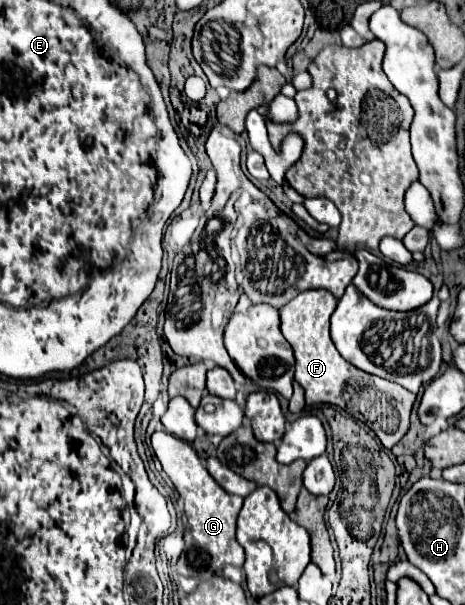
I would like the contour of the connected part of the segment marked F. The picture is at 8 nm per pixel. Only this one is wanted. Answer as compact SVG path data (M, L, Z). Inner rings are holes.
M310 289L298 293L282 311L282 333L294 349L296 355L296 375L294 379L306 391L306 405L314 403L330 403L348 413L354 419L368 423L368 427L378 435L386 449L392 449L410 427L410 411L414 407L416 395L406 391L404 387L364 373L352 367L348 361L340 359L332 339L330 339L330 315L336 309L336 297L326 289ZM372 423L372 425L370 425Z

